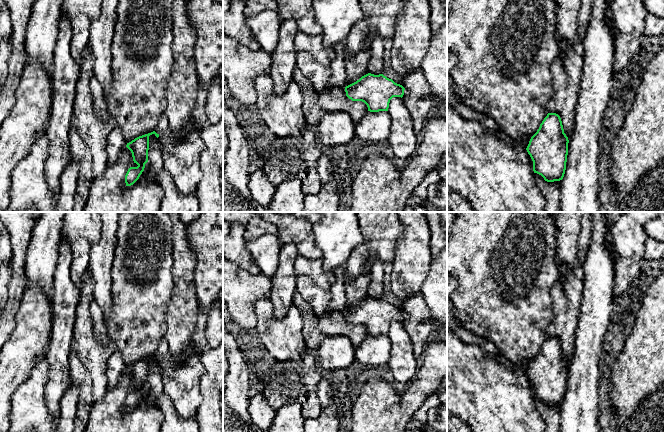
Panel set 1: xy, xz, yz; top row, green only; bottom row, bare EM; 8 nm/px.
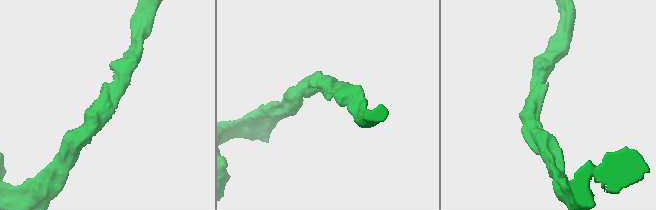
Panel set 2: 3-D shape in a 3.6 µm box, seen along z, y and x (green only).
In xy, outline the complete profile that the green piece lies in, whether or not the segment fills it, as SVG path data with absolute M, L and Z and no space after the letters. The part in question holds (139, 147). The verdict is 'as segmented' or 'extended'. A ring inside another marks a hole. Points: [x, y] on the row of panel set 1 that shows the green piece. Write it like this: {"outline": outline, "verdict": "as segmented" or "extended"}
{"outline": "M155 131L139 136L127 143L126 147L131 151L133 161L138 166L130 167L125 175L126 186L133 185L144 171L145 164L148 162L149 136L154 134L157 138L159 134Z", "verdict": "as segmented"}

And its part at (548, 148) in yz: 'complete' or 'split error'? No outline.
complete

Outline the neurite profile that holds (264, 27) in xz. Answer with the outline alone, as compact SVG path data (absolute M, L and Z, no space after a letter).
M264 11L254 17L246 18L253 37L260 44L261 50L271 54L278 43L281 19L277 11Z

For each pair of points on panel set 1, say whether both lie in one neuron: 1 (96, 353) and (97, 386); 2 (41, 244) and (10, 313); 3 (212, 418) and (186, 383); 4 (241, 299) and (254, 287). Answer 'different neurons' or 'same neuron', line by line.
1: same neuron
2: different neurons
3: different neurons
4: same neuron

